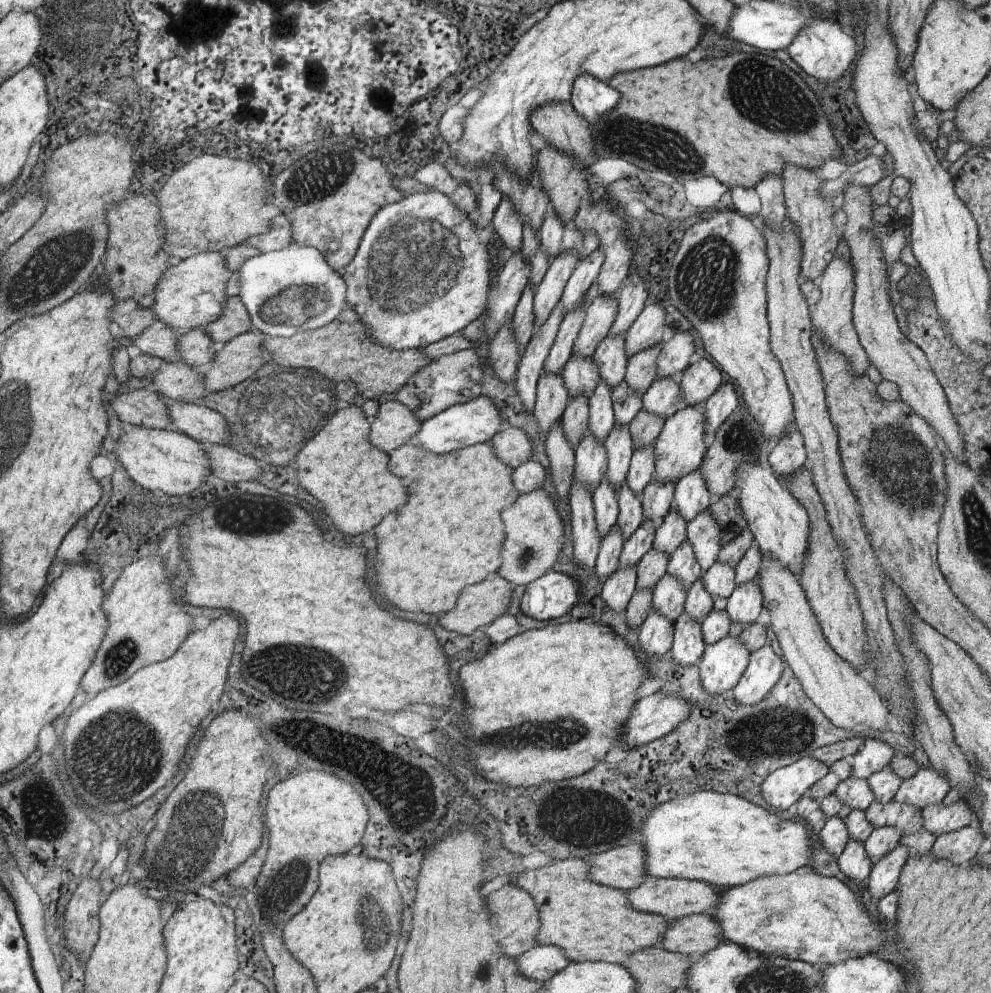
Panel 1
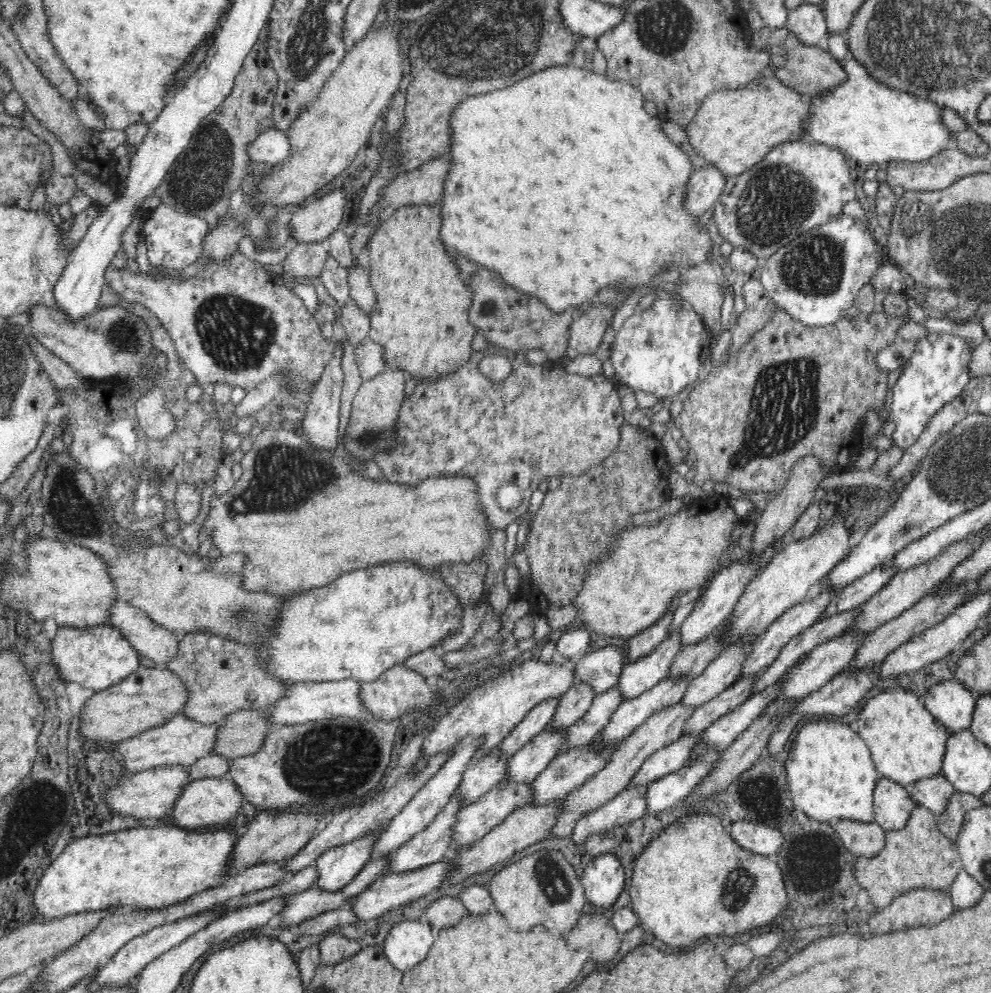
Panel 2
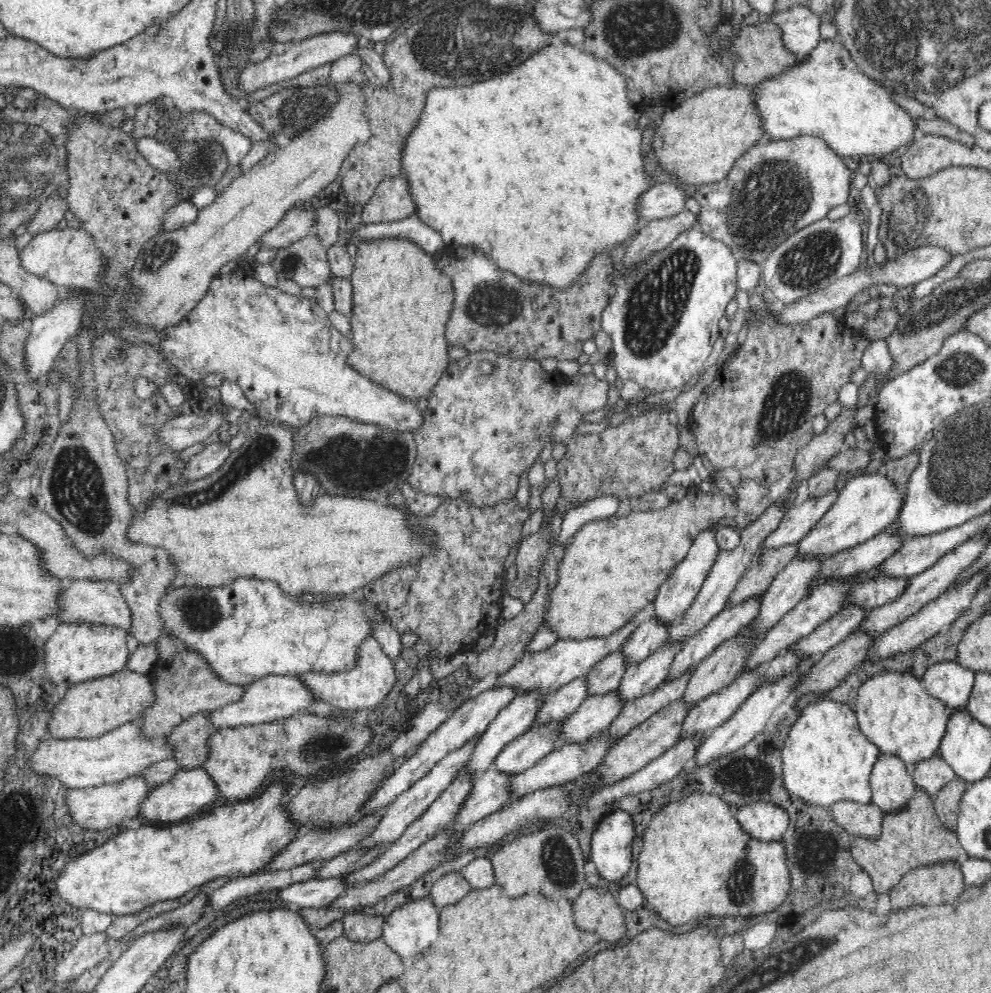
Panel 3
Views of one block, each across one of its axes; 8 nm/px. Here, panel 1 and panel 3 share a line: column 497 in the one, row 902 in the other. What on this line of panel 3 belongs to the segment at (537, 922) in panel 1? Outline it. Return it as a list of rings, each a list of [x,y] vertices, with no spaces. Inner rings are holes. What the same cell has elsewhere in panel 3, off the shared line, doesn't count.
[[[942,860],[913,867],[893,886],[889,895],[892,906],[918,906],[934,898],[956,898],[964,890],[964,875],[956,860]]]

